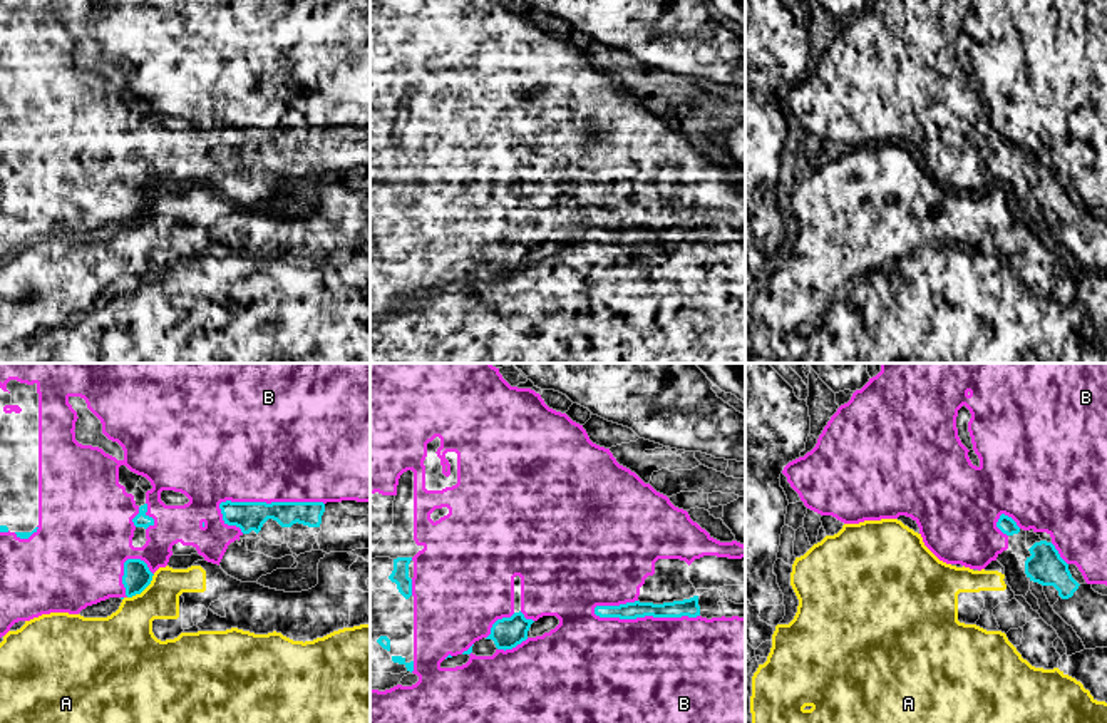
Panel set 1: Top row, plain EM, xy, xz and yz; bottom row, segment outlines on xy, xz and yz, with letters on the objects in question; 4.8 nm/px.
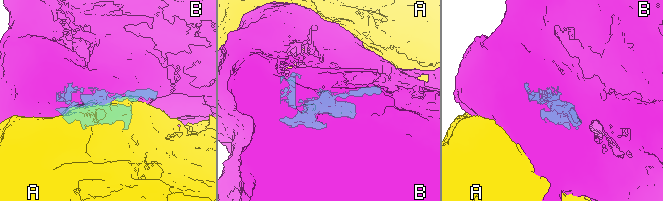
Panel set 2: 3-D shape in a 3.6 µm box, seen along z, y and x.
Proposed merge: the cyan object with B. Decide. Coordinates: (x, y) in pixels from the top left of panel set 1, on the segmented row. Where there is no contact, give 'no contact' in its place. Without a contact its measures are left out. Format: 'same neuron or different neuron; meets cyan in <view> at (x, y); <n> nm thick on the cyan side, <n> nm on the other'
same neuron; meets cyan in xz at (645, 615); 90 nm thick on the cyan side, 480 nm on the other

